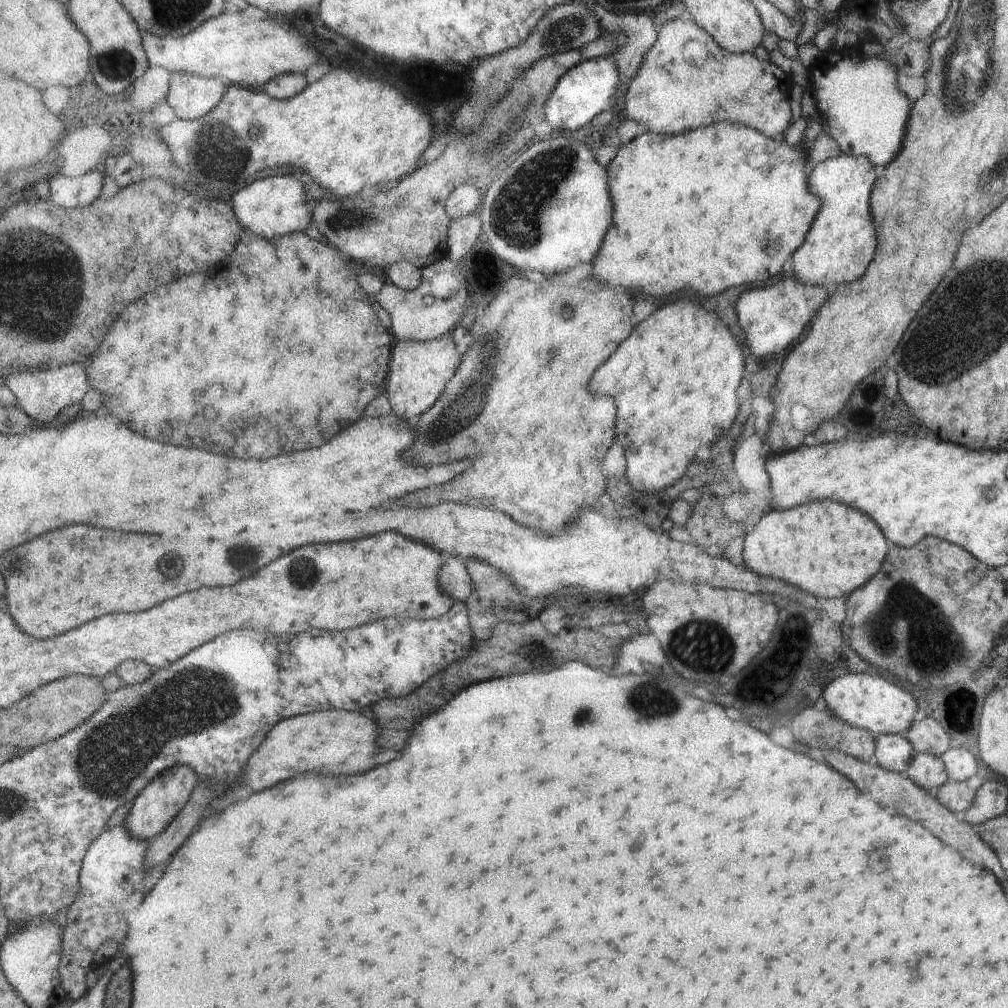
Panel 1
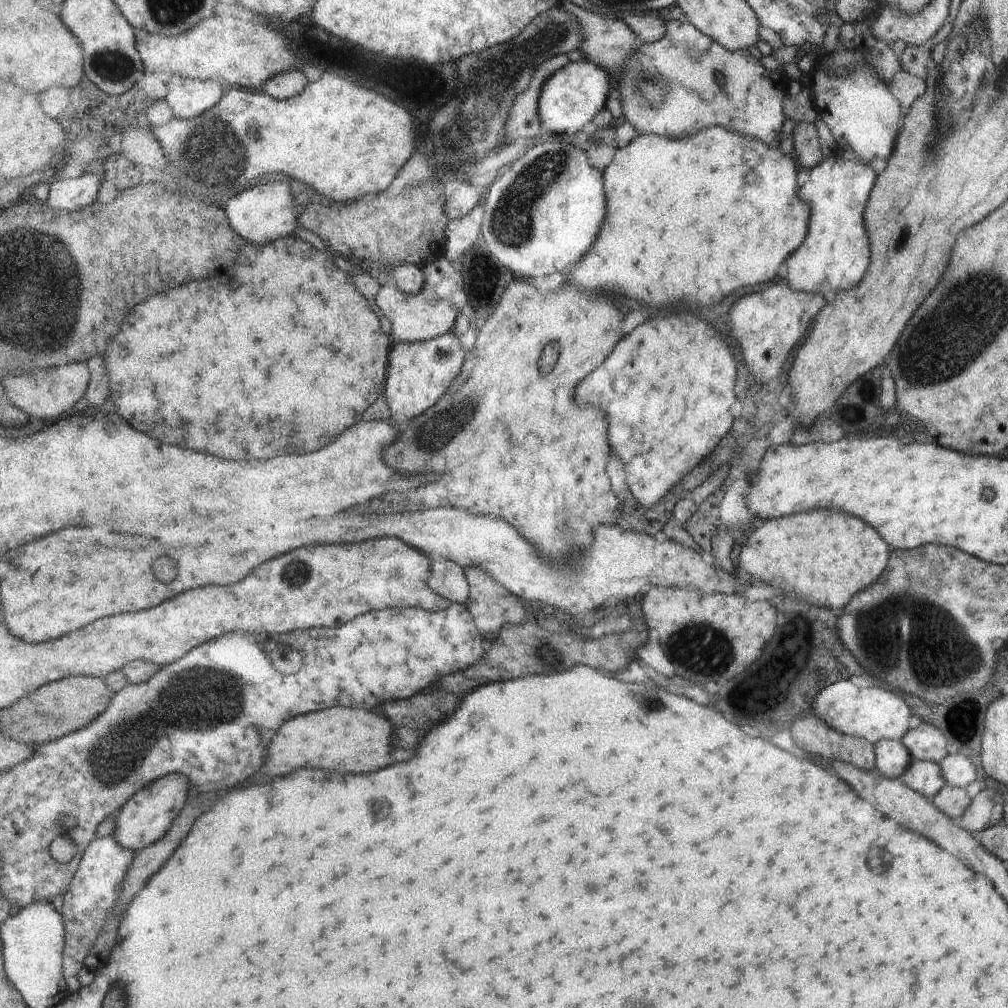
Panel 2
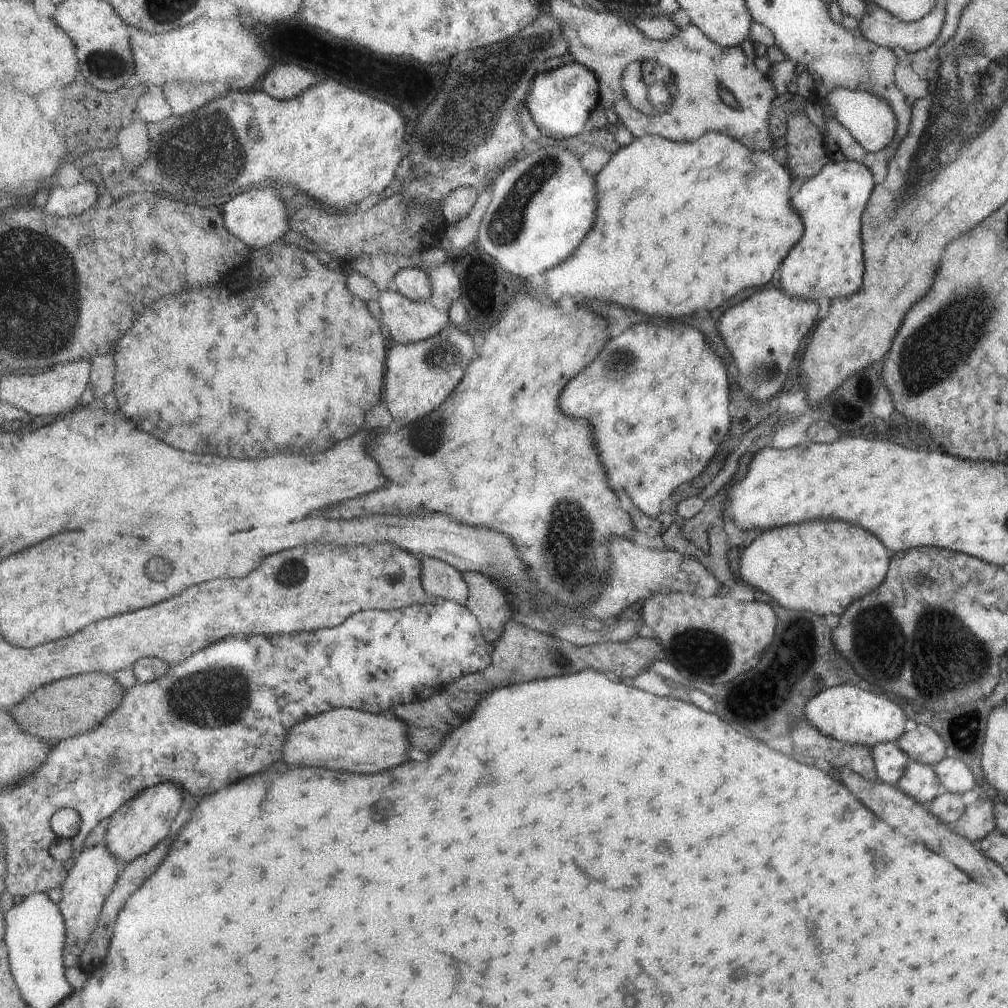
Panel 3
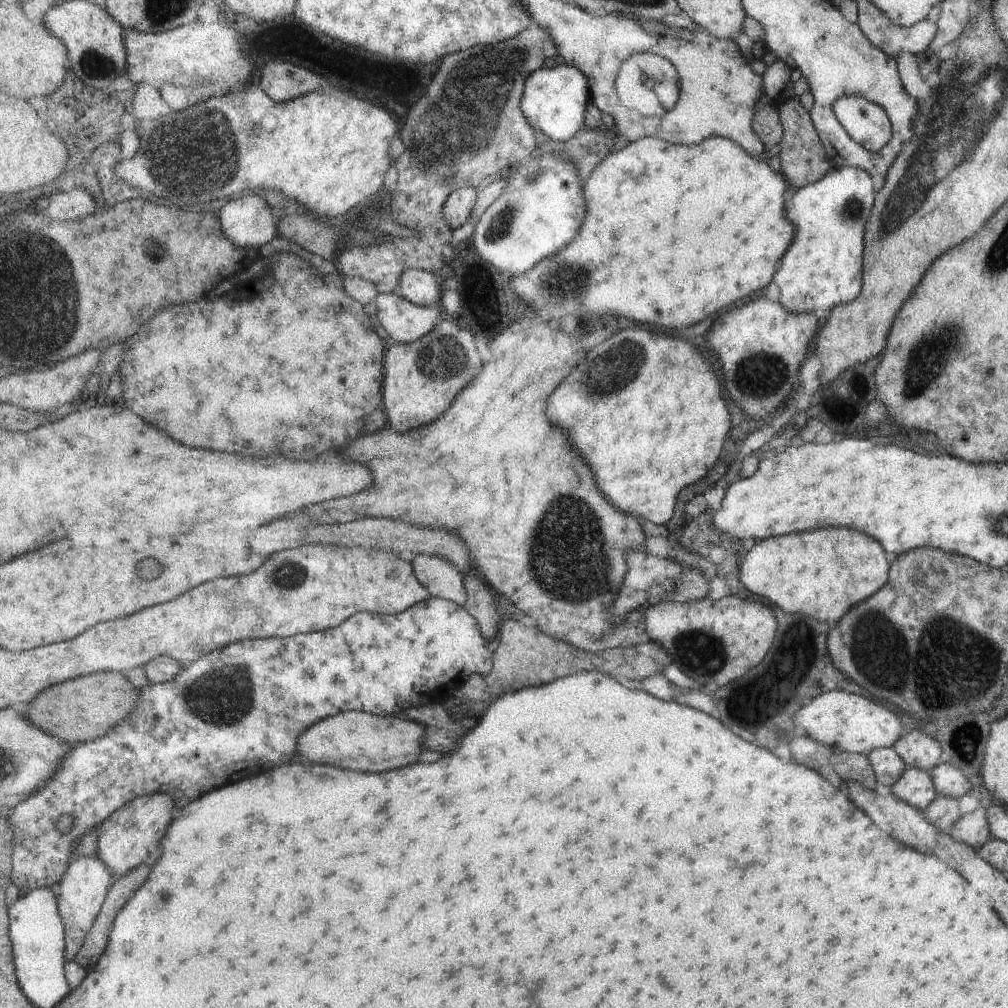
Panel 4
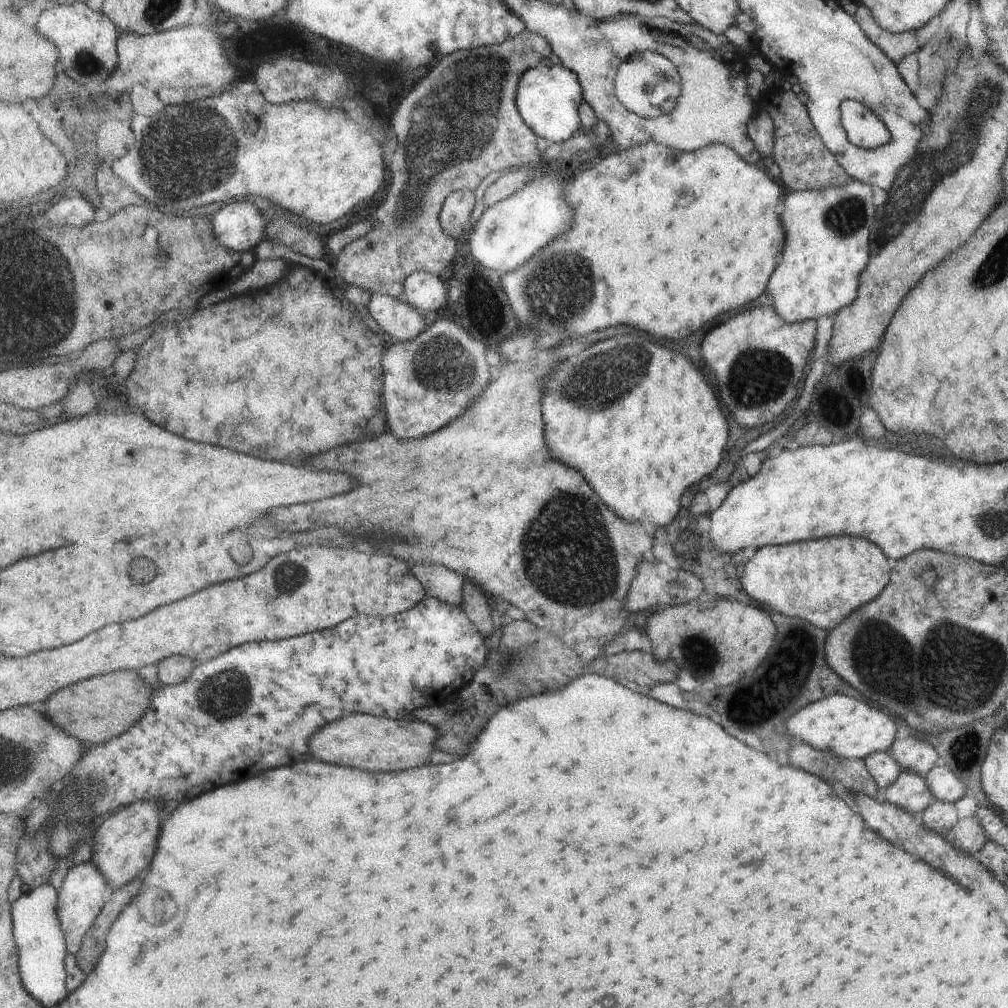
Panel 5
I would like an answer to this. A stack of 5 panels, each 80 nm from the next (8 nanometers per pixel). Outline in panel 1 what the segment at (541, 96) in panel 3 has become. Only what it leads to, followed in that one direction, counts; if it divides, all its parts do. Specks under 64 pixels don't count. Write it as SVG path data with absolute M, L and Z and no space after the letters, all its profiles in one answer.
M595 57L583 60L565 74L562 74L555 83L544 106L545 118L555 130L570 130L572 132L583 128L587 122L605 111L612 111L617 106L619 96L619 70L614 60L607 57Z

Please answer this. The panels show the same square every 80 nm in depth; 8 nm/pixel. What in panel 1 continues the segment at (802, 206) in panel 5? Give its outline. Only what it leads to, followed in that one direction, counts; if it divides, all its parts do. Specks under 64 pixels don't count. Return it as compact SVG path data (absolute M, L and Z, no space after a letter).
M841 154L829 158L820 164L815 165L807 176L807 190L821 200L821 206L817 210L816 218L813 218L804 242L792 255L791 270L796 276L797 282L812 286L825 286L827 295L833 294L831 286L839 286L843 282L853 282L861 278L863 270L867 268L873 252L875 252L875 226L873 216L869 208L869 196L876 182L874 167L863 157Z

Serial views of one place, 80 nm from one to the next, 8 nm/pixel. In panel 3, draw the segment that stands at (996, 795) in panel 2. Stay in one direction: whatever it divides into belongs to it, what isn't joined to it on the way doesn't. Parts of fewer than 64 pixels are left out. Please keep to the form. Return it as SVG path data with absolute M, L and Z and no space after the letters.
M978 797L971 803L963 814L950 825L951 830L972 843L981 840L987 833L995 828L993 820L993 802Z

